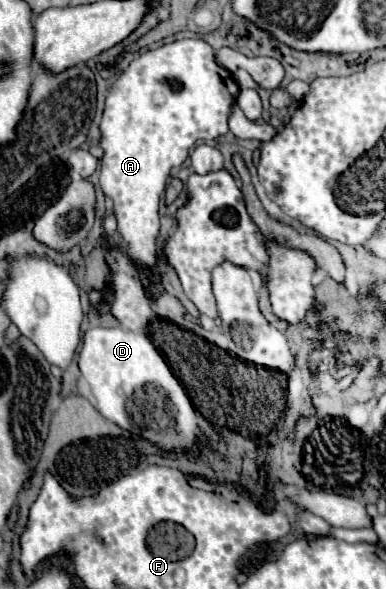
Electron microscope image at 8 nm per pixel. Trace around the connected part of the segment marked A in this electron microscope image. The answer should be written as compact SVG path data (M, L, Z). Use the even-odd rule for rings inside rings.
M183 38L171 44L163 44L161 48L147 50L139 54L129 68L111 84L109 94L105 98L105 110L101 116L101 140L99 146L105 150L101 160L101 188L105 196L113 200L113 210L119 222L119 234L127 242L129 254L137 262L137 266L155 266L155 238L159 234L159 198L165 192L167 178L171 168L181 166L189 148L199 140L215 140L229 132L227 120L231 108L239 96L239 84L233 74L221 68L215 62L213 48L197 38ZM221 74L229 74L229 84Z

